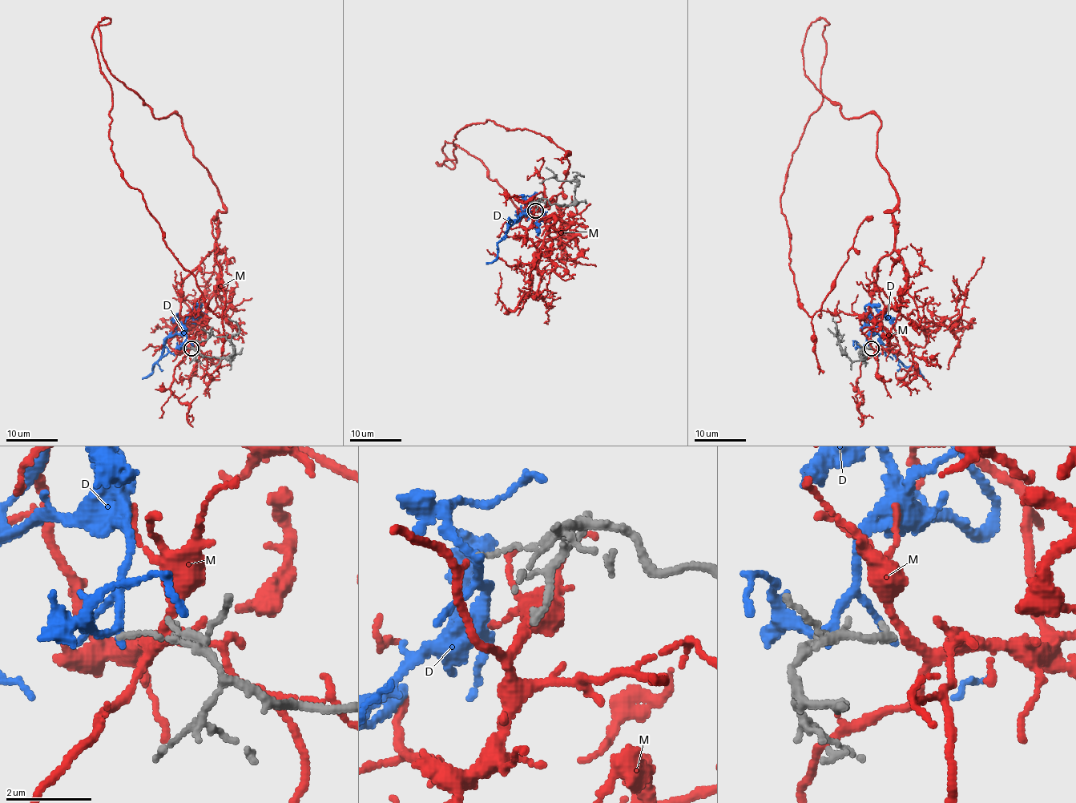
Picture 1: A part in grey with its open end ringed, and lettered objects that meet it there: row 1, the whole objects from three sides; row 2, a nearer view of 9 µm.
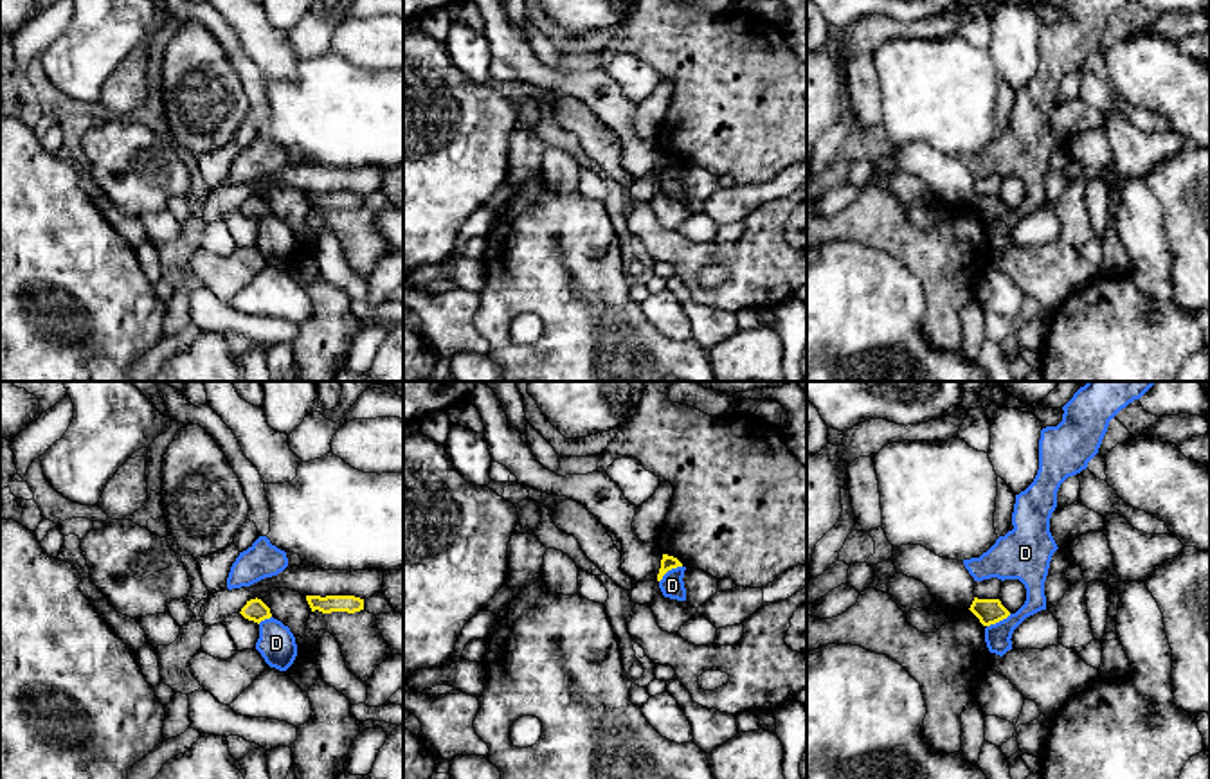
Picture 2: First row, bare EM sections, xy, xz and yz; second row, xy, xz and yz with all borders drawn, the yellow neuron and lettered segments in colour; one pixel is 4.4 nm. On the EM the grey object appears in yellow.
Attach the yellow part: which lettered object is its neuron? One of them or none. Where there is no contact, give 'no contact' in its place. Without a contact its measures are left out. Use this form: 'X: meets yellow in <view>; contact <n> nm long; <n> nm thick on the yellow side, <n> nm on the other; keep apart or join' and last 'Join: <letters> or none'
D: meets yellow in xz; contact 130 nm long; 60 nm thick on the yellow side, 110 nm on the other; keep apart
M: no contact; join
Join: M

